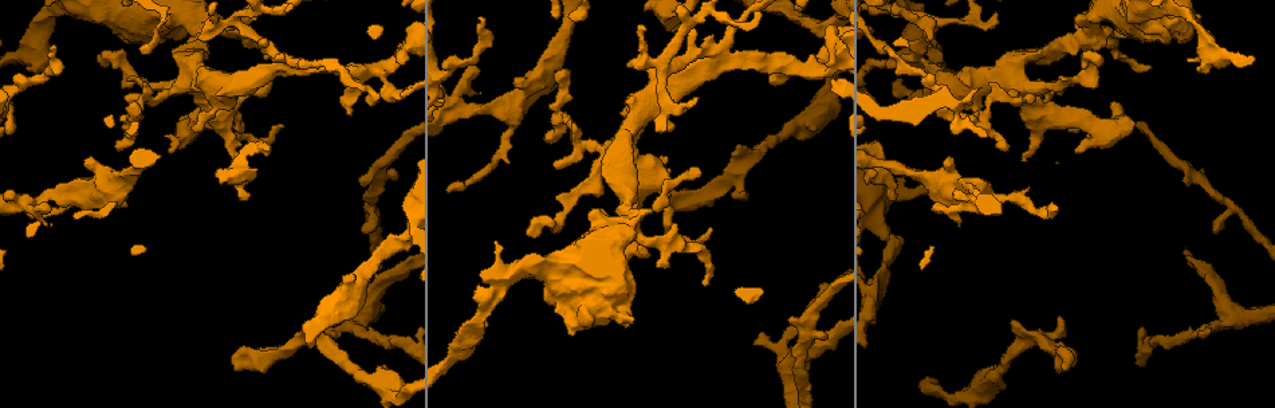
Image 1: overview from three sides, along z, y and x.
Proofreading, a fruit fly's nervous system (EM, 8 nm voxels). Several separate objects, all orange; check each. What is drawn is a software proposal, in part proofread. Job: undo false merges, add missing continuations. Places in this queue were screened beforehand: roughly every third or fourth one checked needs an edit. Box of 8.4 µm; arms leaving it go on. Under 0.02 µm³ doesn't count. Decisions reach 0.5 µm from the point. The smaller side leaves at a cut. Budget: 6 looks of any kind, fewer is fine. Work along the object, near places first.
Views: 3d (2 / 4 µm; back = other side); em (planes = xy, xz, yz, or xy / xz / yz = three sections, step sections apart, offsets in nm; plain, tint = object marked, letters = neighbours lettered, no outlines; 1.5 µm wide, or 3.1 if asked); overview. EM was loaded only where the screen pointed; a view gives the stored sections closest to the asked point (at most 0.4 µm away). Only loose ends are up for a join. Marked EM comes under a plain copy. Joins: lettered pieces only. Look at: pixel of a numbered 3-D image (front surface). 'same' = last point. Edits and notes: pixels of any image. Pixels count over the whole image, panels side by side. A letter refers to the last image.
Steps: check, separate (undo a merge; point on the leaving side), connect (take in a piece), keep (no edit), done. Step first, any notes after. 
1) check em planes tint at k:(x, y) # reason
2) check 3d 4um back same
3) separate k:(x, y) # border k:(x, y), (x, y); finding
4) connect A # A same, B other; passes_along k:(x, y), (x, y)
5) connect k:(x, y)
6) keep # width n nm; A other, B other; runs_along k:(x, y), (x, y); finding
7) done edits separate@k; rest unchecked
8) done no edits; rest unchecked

check em planes letters at 1:(1131, 121) # an open end

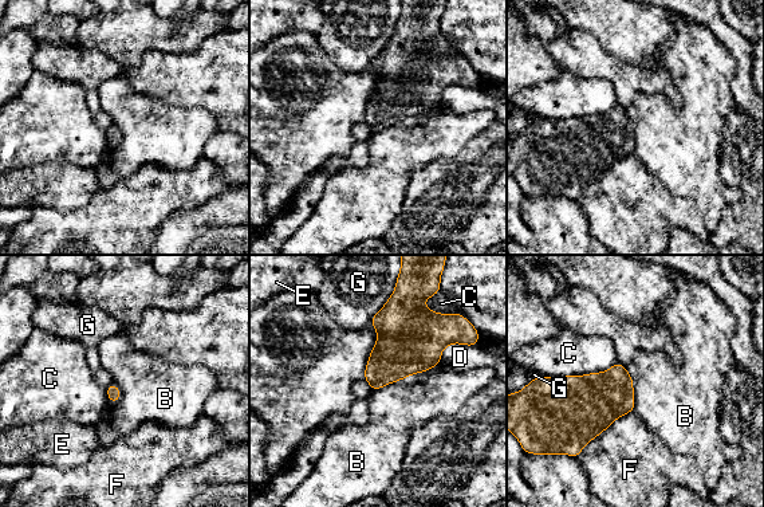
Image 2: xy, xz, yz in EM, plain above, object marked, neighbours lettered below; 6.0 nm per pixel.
keep # B other, C other, D other, E other, F other, G other; border 2:(409, 376), (371, 392); no lettered piece goes on from it

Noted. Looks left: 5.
check 3d 2um at 1:(934, 70)

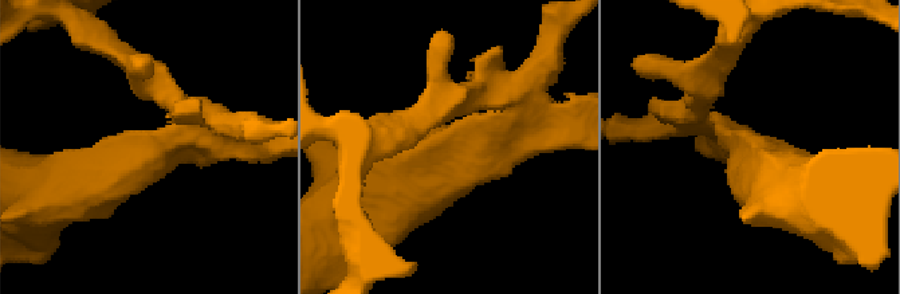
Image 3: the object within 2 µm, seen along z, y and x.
check em planes tint at 3:(743, 151) # arms 4; now the EM

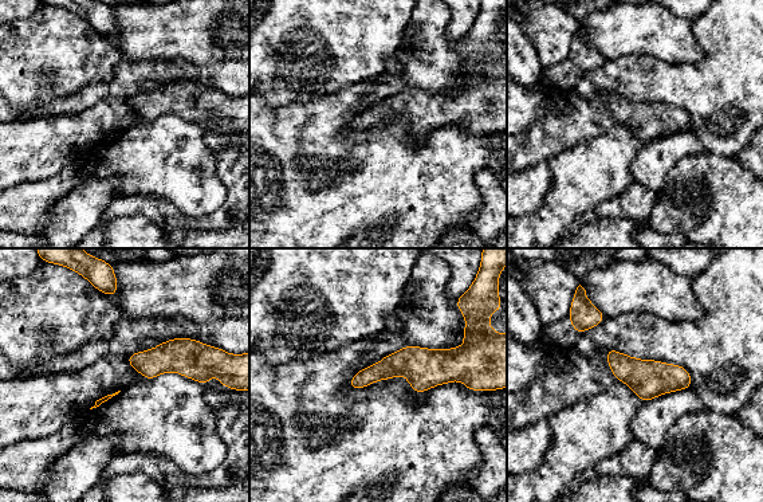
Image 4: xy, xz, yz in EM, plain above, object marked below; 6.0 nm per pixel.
check em planes letters same

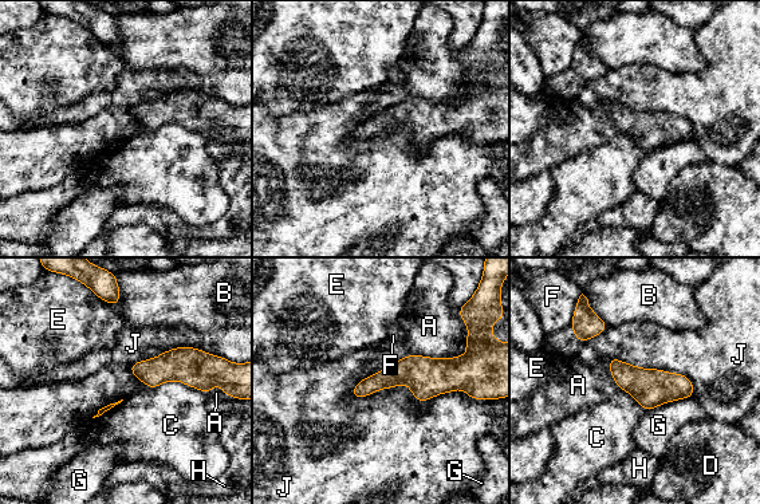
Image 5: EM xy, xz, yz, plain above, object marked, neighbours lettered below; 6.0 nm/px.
keep # A other, B other, C other, D other, E other, F other, G other, H other, J other; border 5:(465, 353), (408, 354), (385, 367); continuous, no second neuron

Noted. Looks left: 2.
check em xy step 8 tint at 1:(1212, 230) # branch stops here

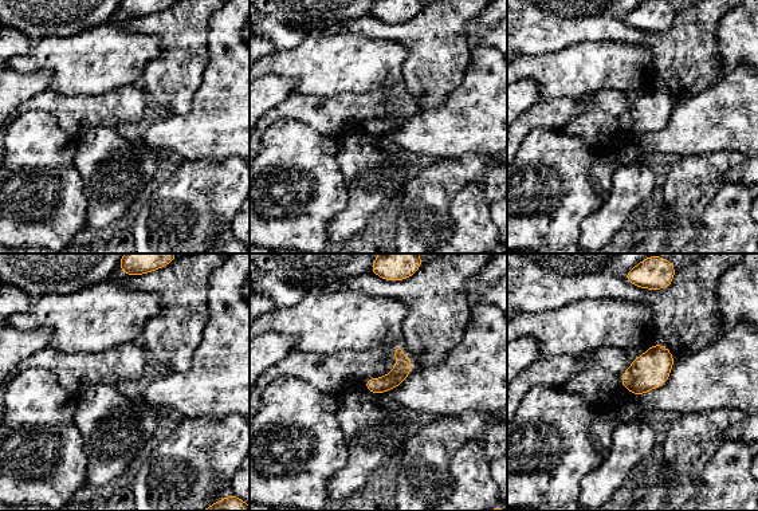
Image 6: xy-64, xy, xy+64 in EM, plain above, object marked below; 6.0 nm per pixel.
check em planes letters same

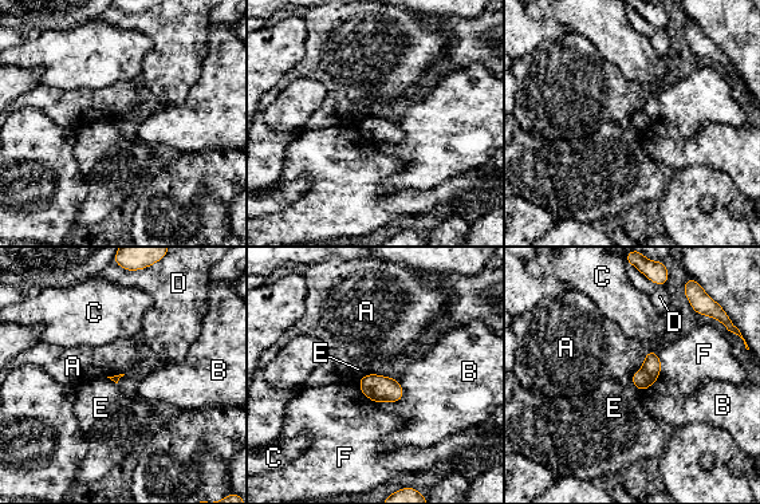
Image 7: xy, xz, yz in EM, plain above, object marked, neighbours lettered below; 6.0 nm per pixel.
keep # longest_contact B 190 nm; A other, B other, C other, D other, E other, F other; border 7:(645, 353), (642, 366), (630, 375); no lettered piece goes on from it

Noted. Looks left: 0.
done no edits; rest unchecked

